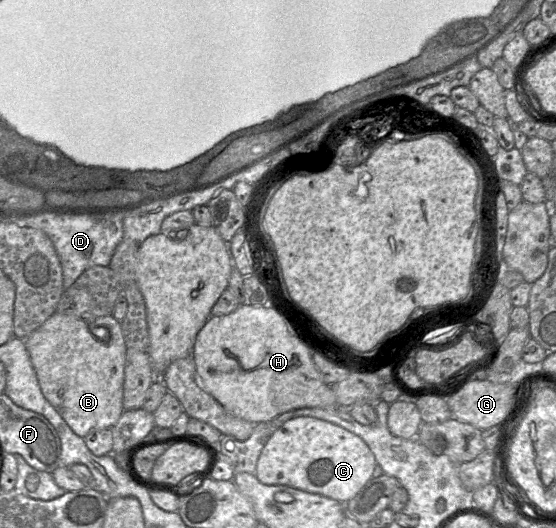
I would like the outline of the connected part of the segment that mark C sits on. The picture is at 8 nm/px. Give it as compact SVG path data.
M294 417L263 447L256 477L265 485L285 485L347 503L373 477L377 465L368 445L354 433L325 420Z

